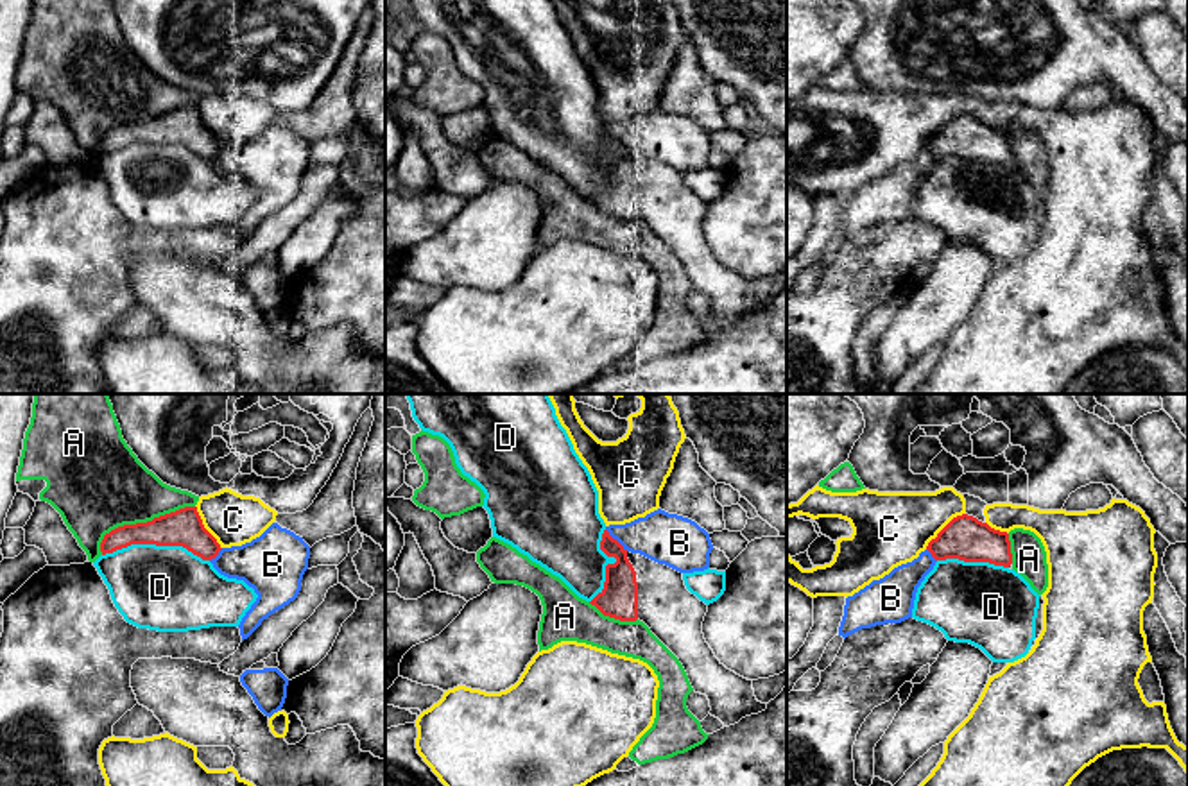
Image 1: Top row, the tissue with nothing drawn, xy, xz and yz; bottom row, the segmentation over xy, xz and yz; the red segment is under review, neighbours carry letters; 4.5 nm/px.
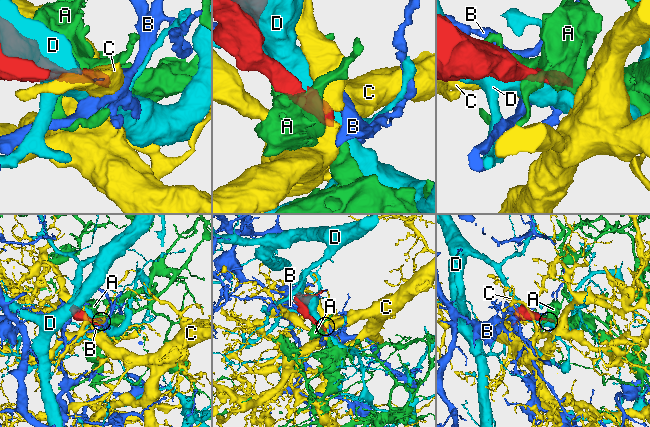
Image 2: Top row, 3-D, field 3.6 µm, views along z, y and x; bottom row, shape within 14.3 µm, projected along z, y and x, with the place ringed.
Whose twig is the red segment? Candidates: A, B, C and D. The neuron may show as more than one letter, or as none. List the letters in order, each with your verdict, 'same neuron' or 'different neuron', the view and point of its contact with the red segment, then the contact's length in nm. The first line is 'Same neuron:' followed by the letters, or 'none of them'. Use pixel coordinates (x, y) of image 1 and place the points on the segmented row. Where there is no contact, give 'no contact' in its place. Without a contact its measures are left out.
Same neuron: none of them
A: different neuron; meets red in xy at (142, 523); contact 480 nm long
B: different neuron; meets red in xz at (615, 539); contact 140 nm long
C: different neuron; meets red in yz at (943, 529); contact 240 nm long
D: different neuron; meets red in xy at (156, 545); contact 480 nm long

